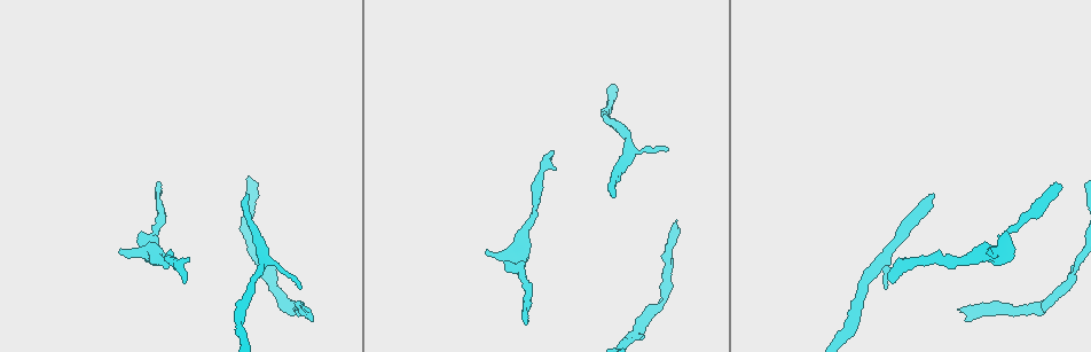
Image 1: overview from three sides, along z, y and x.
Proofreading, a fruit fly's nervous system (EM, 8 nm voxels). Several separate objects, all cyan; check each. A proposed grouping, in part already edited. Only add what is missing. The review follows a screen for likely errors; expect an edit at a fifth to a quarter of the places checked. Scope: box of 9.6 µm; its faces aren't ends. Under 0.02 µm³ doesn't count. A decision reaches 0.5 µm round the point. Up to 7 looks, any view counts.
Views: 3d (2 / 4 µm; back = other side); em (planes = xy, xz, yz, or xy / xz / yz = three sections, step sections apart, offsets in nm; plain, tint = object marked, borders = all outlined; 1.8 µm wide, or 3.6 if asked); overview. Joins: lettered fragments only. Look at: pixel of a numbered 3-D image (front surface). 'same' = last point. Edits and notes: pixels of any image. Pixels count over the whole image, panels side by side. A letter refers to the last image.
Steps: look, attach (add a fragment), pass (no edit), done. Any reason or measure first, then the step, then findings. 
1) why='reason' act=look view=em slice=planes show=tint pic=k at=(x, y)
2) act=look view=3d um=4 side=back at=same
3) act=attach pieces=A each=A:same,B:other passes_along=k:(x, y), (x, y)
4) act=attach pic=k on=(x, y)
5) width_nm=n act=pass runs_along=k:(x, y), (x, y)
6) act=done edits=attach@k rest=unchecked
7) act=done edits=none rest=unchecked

why='an open end' act=look view=3d um=4 pic=1 at=(958, 309)

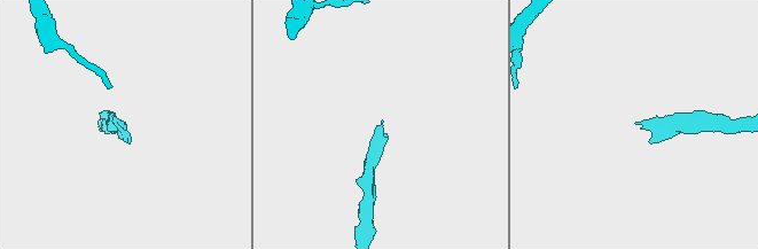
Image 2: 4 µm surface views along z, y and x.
why='shape alone is not enough' act=look view=em slice=yz step=8 show=borders pic=2 at=(382, 123)

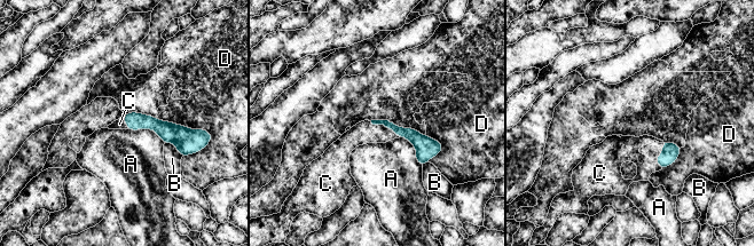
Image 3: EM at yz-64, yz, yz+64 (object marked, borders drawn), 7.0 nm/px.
act=look view=em slice=planes show=borders at=same

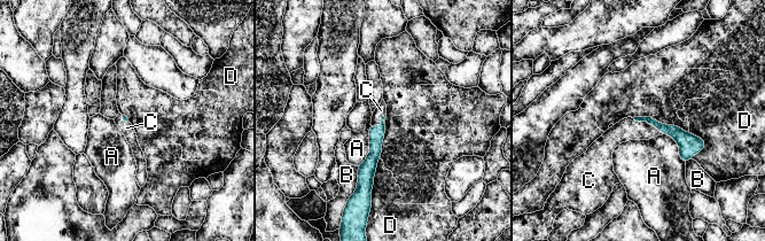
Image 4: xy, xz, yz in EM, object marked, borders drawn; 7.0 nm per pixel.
longest_contact=D:320nm act=attach pieces=C each=A:other,B:other,C:same,D:other found='it goes on there'

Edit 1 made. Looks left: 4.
act=look view=em slice=planes show=plain pic=1 at=(934, 196)

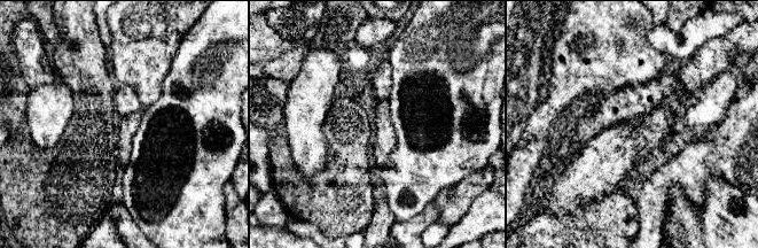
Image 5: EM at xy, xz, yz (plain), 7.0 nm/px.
why='with the object marked' act=look view=em slice=planes show=tint at=same

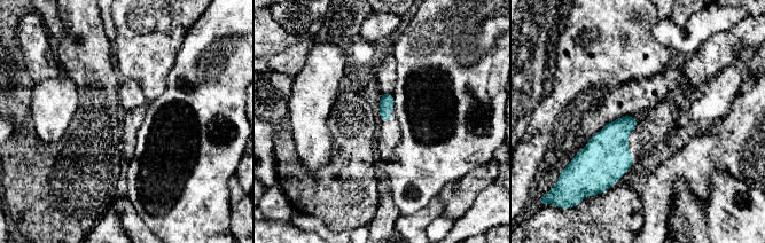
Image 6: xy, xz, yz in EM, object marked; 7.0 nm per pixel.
act=look view=em slice=planes show=borders at=same

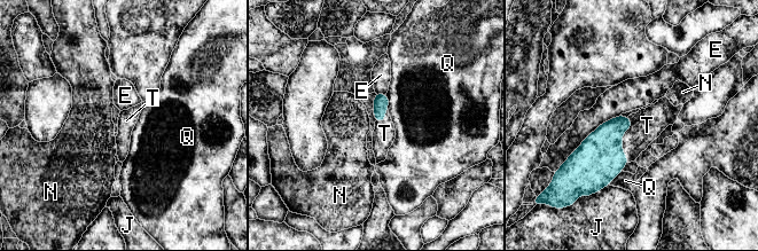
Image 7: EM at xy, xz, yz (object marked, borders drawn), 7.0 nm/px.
width_nm=110 act=attach pieces=T each=E:other,J:other,N:other,Q:other,T:same passes_along=7:(600, 158), (622, 140), (647, 125) found='it goes on there'

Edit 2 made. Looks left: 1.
why='long arm stops here' act=look view=em slice=planes show=borders pic=1 at=(893, 283)

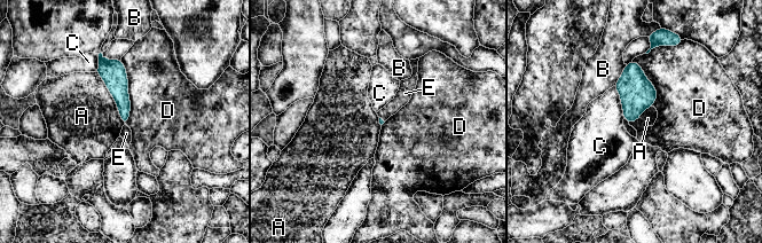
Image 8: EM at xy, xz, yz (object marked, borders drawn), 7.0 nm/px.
act=attach pieces=E each=A:other,B:other,C:other,D:other,E:same passes_along=8:(637, 93), (626, 119), (630, 130) found='it goes on there'

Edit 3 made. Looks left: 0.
act=done edits=attach@4,attach@7,attach@8 rest=unchecked

